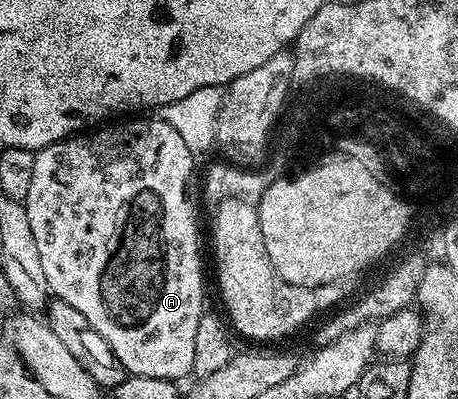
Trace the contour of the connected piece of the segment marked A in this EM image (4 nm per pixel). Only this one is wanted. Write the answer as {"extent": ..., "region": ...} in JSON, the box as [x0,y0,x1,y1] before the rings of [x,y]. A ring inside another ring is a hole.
{"extent":[23,116,206,380],"region":[[[140,116],[135,120],[120,120],[115,124],[104,124],[99,128],[89,129],[87,132],[77,132],[70,138],[64,138],[61,142],[43,146],[40,150],[35,151],[35,155],[34,176],[30,180],[30,192],[26,192],[23,203],[26,208],[26,220],[30,220],[30,232],[34,232],[34,240],[38,243],[38,256],[42,260],[42,276],[46,276],[49,291],[59,301],[70,304],[73,308],[78,308],[78,312],[82,312],[82,316],[86,316],[86,320],[90,320],[94,332],[98,332],[98,336],[102,336],[102,340],[106,340],[106,344],[110,344],[114,356],[118,356],[118,360],[122,360],[124,369],[129,375],[173,380],[181,380],[180,378],[186,377],[187,374],[191,375],[193,373],[194,339],[198,333],[198,320],[202,320],[202,316],[206,313],[206,306],[204,306],[204,266],[200,263],[200,230],[196,227],[196,210],[192,207],[191,200],[188,199],[188,181],[192,178],[194,156],[190,152],[190,148],[186,148],[182,136],[178,136],[178,132],[174,132],[174,128],[170,128],[170,124],[163,122],[159,116]]]}

